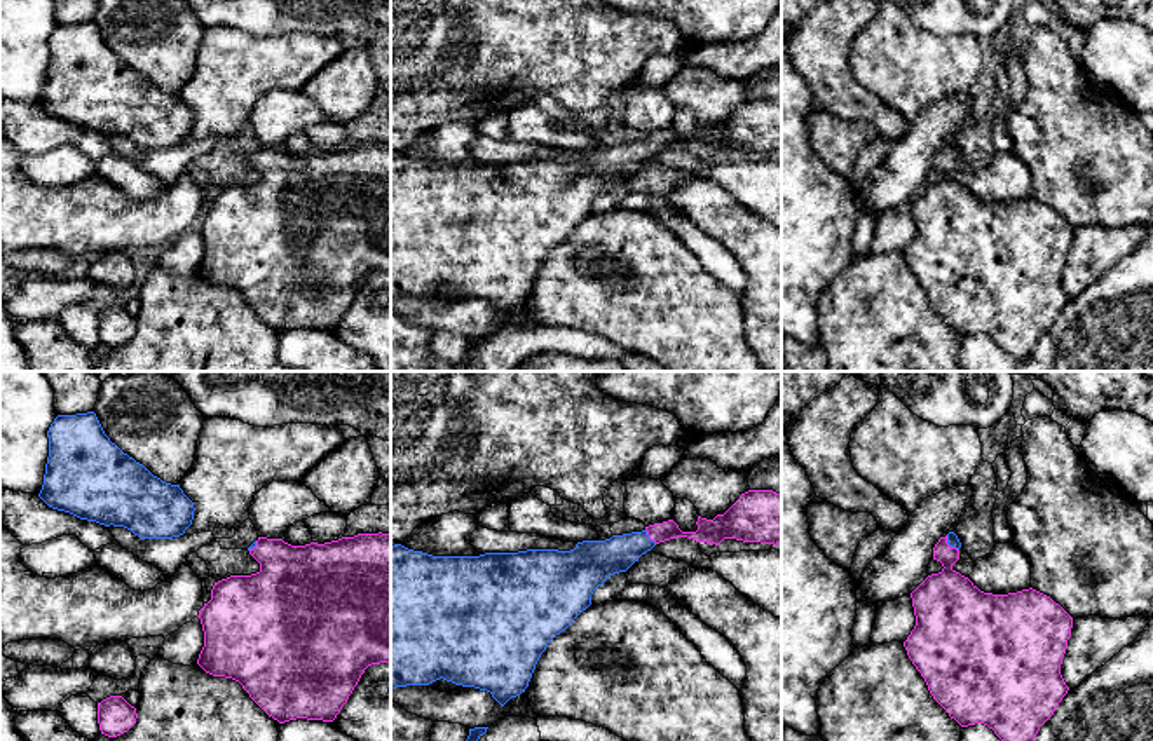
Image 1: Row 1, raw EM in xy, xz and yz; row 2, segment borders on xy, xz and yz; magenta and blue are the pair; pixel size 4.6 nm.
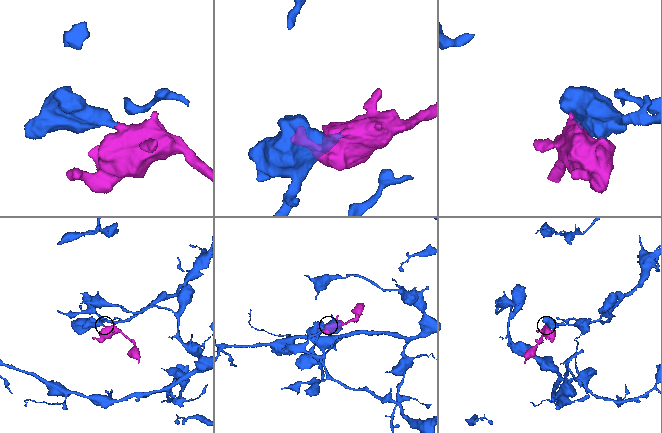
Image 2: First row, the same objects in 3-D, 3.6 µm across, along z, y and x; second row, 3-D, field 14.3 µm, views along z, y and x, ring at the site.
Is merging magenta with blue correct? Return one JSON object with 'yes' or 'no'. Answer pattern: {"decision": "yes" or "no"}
{"decision": "yes"}

